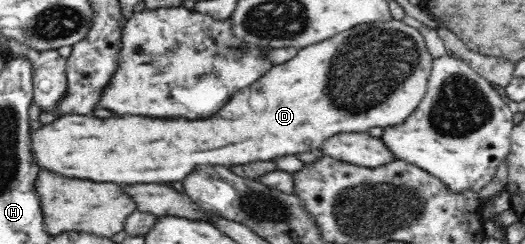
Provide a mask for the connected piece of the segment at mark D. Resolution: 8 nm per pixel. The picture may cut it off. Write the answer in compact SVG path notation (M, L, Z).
M376 20L355 25L353 28L347 29L346 32L338 32L338 35L330 37L326 41L308 45L308 47L298 50L292 59L285 61L283 64L273 65L259 80L236 92L234 97L216 113L216 117L200 119L200 121L188 121L188 119L150 119L150 117L138 117L138 115L136 117L97 119L92 115L72 114L61 116L53 123L42 124L36 129L30 129L30 135L28 136L30 136L30 142L32 142L32 145L30 145L32 146L32 156L34 156L34 162L36 162L39 170L48 169L48 171L60 173L64 177L72 177L72 179L112 181L112 183L120 183L120 185L147 183L171 185L174 181L183 181L191 171L203 166L246 165L255 161L270 161L276 159L276 157L284 157L284 155L295 155L296 153L306 153L312 151L312 149L319 149L328 137L338 135L338 133L364 133L370 127L390 127L390 125L404 123L404 119L414 113L414 109L419 107L419 103L424 97L432 66L433 57L419 29L405 24L402 20Z

